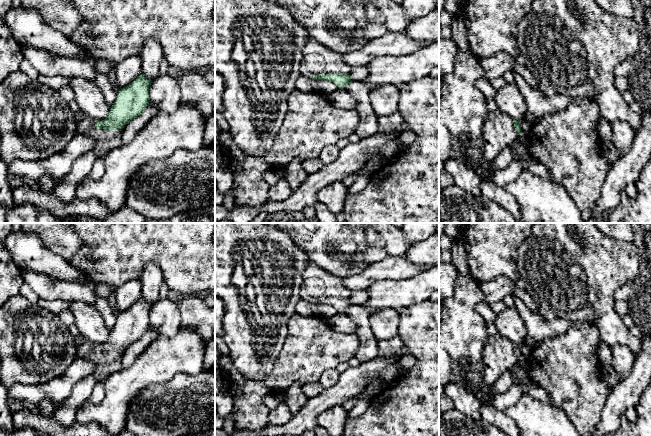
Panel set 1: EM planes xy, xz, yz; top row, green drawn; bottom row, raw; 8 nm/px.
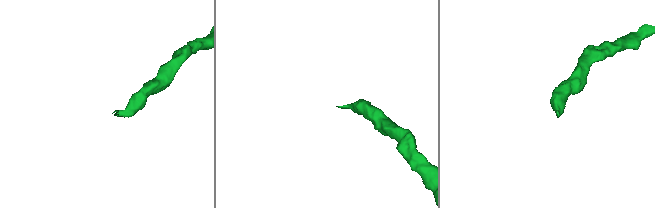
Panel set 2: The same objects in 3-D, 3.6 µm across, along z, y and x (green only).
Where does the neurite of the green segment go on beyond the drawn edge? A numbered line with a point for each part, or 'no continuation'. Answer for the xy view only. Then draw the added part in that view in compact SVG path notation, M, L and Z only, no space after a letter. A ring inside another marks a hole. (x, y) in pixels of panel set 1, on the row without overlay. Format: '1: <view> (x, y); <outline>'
1: xy (86, 350); M86 340L77 348L77 357L84 358L96 366L103 364L110 364L120 360L123 353L116 353L107 355L105 353L97 353L95 351L95 344Z

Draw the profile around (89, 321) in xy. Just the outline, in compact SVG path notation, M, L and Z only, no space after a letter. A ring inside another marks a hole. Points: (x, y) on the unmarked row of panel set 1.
M70 301L69 310L80 334L94 344L104 344L110 336L100 312L83 301Z

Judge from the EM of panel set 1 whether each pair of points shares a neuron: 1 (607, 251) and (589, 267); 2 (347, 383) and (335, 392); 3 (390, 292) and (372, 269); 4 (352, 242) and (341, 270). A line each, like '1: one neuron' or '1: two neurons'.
1: one neuron
2: one neuron
3: two neurons
4: one neuron

